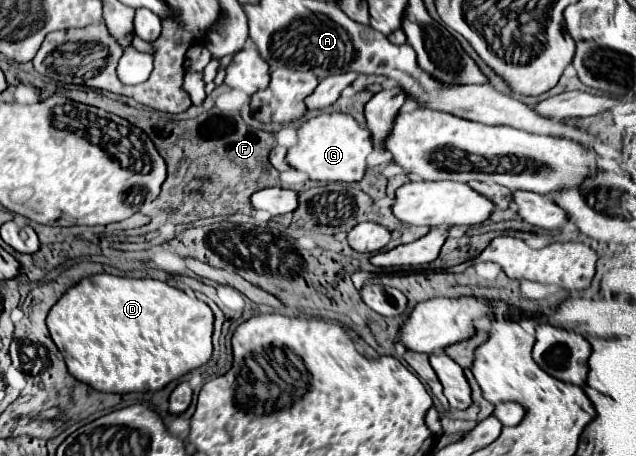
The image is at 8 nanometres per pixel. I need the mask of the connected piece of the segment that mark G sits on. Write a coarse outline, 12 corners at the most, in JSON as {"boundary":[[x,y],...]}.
{"boundary":[[344,112],[298,128],[288,164],[312,180],[356,182],[370,130]]}

